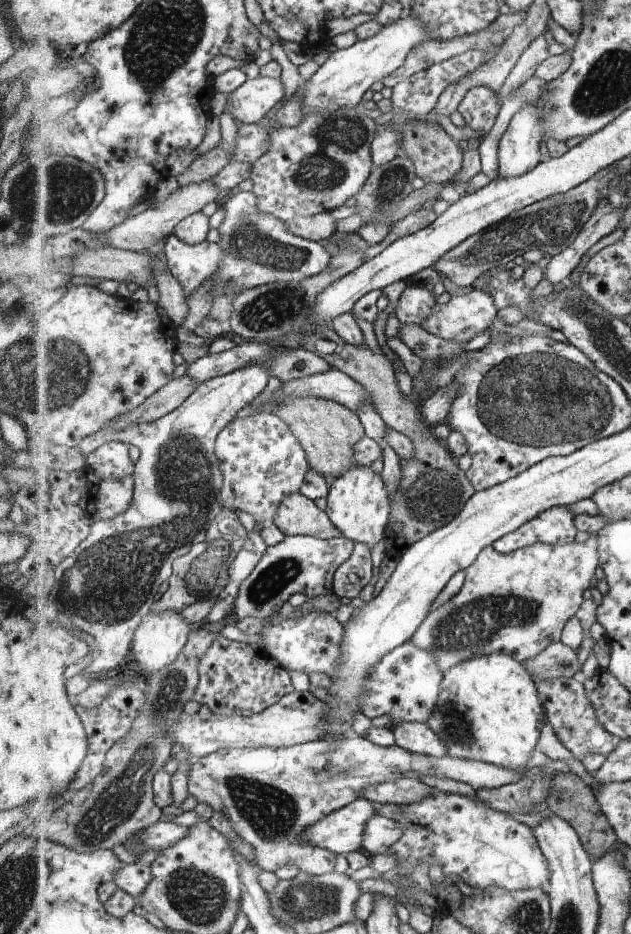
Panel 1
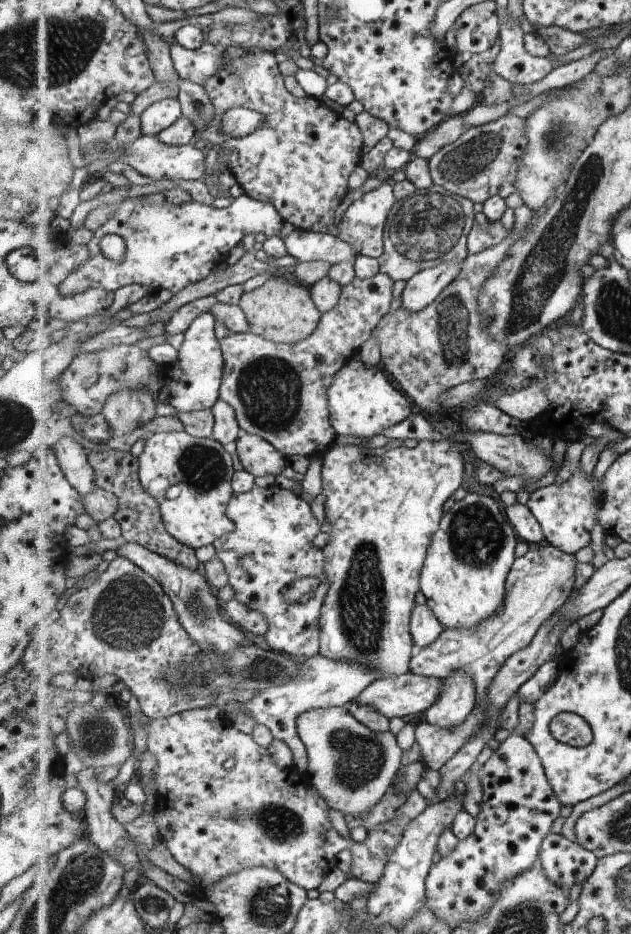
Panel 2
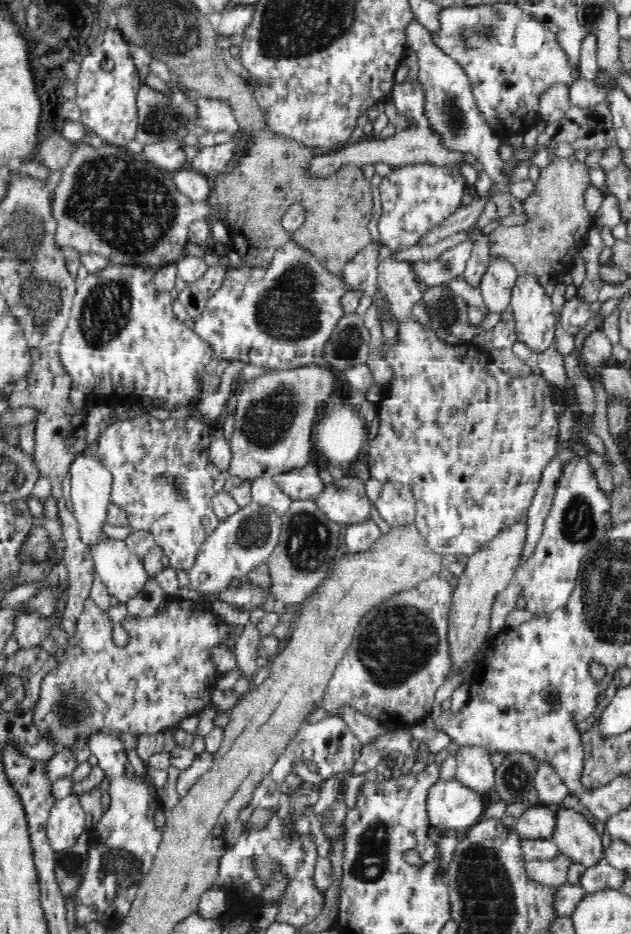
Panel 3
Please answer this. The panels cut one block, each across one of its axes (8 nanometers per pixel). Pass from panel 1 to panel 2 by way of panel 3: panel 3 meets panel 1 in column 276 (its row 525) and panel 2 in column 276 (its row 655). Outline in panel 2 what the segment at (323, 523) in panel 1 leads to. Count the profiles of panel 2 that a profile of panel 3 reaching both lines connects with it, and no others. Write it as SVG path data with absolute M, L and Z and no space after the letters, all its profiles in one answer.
M243 432L236 446L243 468L254 477L267 476L267 474L277 476L288 466L287 457L261 436Z

